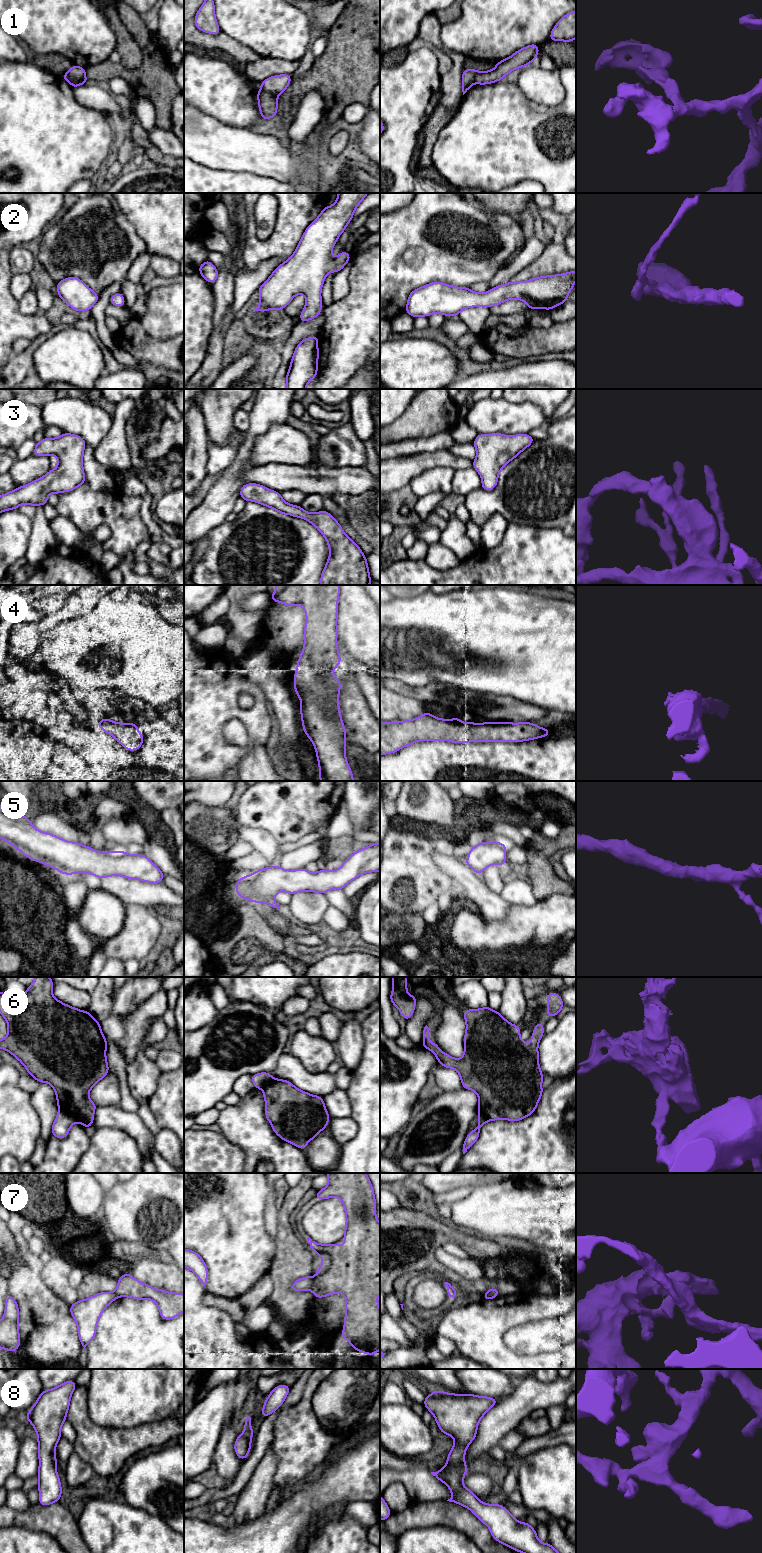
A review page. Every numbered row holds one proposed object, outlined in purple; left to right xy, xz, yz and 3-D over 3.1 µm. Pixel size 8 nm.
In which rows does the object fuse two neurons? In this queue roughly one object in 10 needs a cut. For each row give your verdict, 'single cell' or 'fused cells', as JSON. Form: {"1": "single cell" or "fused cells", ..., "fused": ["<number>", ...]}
{"1": "fused cells", "2": "single cell", "3": "single cell", "4": "single cell", "5": "single cell", "6": "fused cells", "7": "fused cells", "8": "single cell", "fused": ["1", "6", "7"]}

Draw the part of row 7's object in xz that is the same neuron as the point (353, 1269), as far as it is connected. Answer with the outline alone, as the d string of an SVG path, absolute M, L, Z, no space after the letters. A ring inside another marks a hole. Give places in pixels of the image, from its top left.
M327 1173L328 1185L318 1190L314 1199L328 1199L338 1197L341 1199L346 1216L346 1226L344 1230L345 1244L318 1244L310 1237L307 1243L316 1252L318 1257L324 1259L319 1266L313 1280L311 1291L317 1298L326 1297L329 1294L342 1293L346 1298L344 1328L341 1338L349 1341L352 1348L359 1352L374 1356L380 1350L380 1328L379 1328L379 1303L377 1297L380 1294L380 1223L376 1218L376 1199L373 1186L366 1173Z

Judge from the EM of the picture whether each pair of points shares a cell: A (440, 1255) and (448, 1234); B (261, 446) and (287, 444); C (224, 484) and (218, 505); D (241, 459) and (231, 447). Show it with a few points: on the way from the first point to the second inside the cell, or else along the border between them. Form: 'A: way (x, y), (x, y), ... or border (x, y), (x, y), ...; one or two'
A: border (442, 1246), (435, 1252), (434, 1269); two
B: way (267, 446), (281, 444); one
C: way (224, 489), (220, 500); one
D: border (246, 432), (234, 461), (223, 470); two

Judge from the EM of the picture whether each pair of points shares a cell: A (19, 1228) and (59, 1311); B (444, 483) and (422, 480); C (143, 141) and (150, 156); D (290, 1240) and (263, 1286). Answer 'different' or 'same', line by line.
A: same
B: same
C: same
D: different

